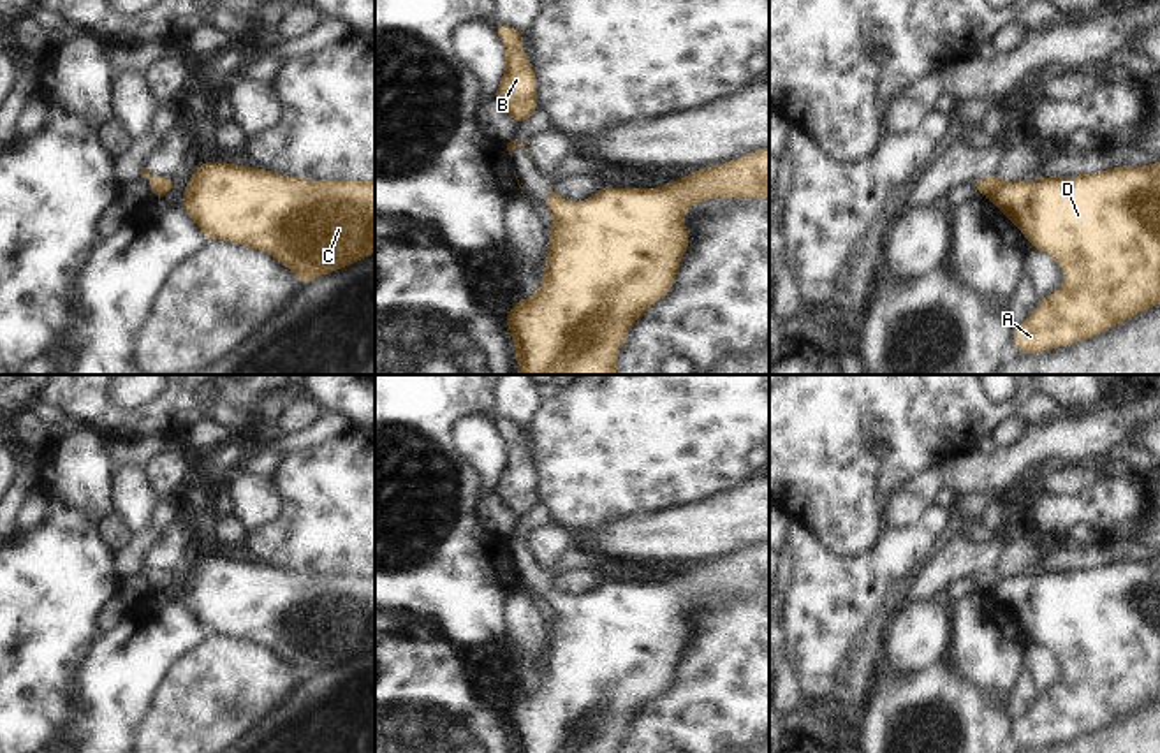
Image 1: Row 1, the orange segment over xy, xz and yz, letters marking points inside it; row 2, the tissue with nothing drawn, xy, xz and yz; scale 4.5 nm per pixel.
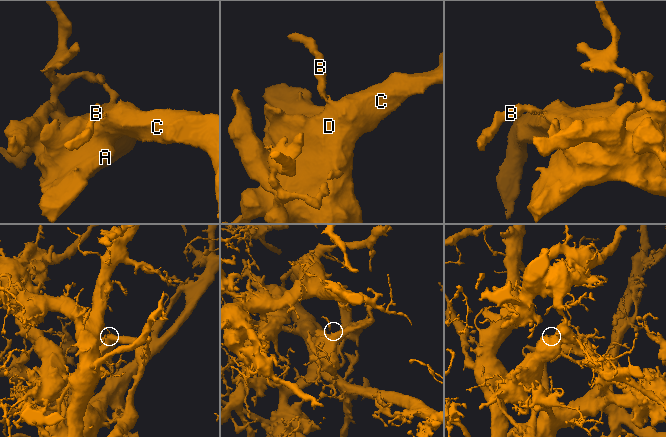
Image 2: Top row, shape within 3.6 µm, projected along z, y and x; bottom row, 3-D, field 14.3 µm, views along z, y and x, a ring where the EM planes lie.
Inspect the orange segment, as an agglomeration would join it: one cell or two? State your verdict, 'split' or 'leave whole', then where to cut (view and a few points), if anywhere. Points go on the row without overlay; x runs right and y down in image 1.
leave whole; no cut

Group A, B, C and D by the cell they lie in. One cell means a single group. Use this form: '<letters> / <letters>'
A B C D

